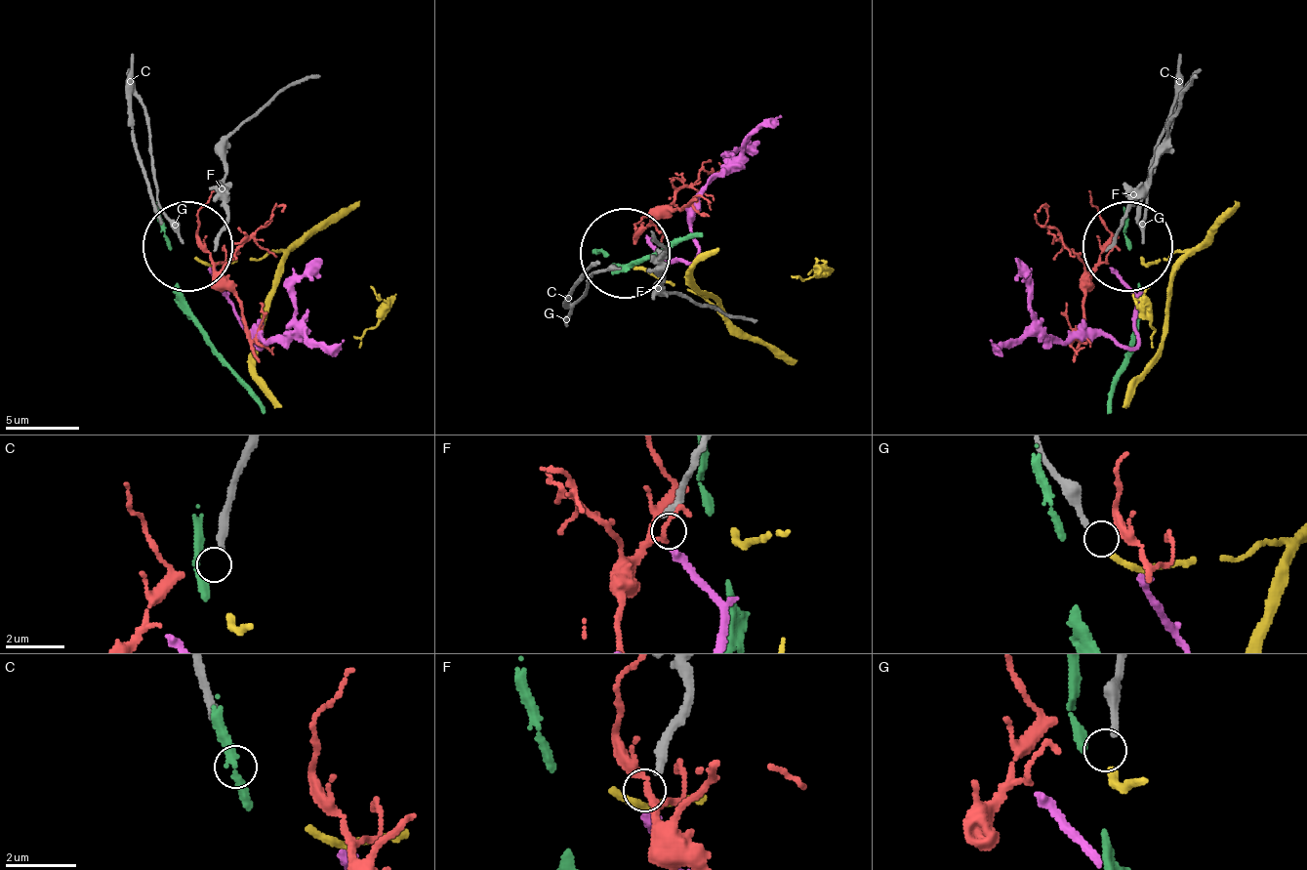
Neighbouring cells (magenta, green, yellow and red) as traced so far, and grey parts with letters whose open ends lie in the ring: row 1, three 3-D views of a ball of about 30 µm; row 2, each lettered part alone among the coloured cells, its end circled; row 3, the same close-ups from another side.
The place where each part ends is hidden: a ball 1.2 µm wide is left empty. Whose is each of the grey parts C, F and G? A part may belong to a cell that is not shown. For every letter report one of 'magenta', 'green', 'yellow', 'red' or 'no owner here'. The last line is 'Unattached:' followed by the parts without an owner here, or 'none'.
C: no owner here
F: magenta
G: yellow
Unattached: C

